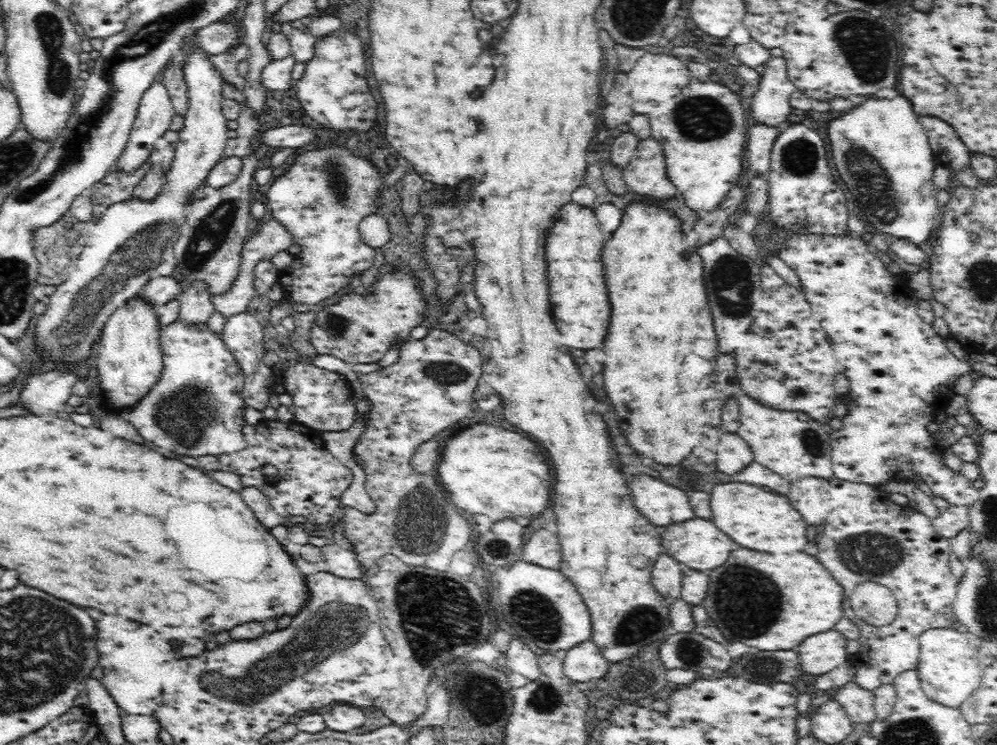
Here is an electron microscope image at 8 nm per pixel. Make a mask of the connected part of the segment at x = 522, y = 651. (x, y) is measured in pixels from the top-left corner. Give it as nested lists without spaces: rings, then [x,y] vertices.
[[[515,638],[510,640],[504,656],[502,666],[512,670],[514,675],[524,676],[526,680],[532,681],[540,674],[536,661],[538,652],[528,643]]]

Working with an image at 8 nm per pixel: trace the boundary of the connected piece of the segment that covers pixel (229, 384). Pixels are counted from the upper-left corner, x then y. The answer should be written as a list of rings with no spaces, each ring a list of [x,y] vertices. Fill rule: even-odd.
[[[174,322],[161,328],[157,334],[161,350],[161,371],[156,384],[138,404],[126,414],[127,421],[136,428],[138,436],[164,450],[176,452],[177,456],[216,456],[224,452],[236,452],[244,448],[240,432],[244,426],[242,401],[235,393],[241,383],[241,372],[237,364],[221,344],[219,335],[212,333],[204,324],[184,328]]]

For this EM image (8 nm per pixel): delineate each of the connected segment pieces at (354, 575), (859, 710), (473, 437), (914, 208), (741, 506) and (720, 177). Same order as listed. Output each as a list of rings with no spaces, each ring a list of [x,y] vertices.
[[[336,543],[320,547],[324,556],[323,569],[340,578],[358,579],[362,574],[362,565],[354,560],[353,554],[345,546]]]
[[[852,680],[834,690],[836,695],[832,700],[836,701],[836,704],[845,712],[850,722],[863,723],[876,718],[870,691],[861,688]]]
[[[470,422],[442,438],[436,476],[442,482],[441,488],[445,494],[448,492],[446,495],[450,496],[454,506],[472,514],[486,514],[489,520],[493,521],[497,518],[512,518],[512,516],[536,516],[545,510],[548,500],[548,482],[551,481],[548,469],[550,466],[544,462],[544,455],[540,454],[539,447],[528,438],[522,438],[519,433],[510,432],[500,426]]]
[[[900,95],[857,106],[834,120],[827,132],[834,166],[850,191],[852,204],[858,210],[856,217],[886,238],[905,239],[920,247],[928,238],[934,238],[938,227],[928,224],[928,232],[924,232],[926,222],[932,220],[932,214],[936,216],[938,209],[937,188],[932,182],[936,157],[929,149],[923,127]]]
[[[741,482],[719,483],[708,493],[709,521],[737,546],[770,554],[793,553],[806,546],[804,523],[787,498],[761,486]]]
[[[690,78],[683,87],[680,86],[674,97],[656,102],[650,112],[646,112],[648,139],[656,140],[660,147],[665,178],[682,195],[686,206],[696,212],[714,208],[722,200],[721,196],[734,187],[738,180],[742,169],[740,160],[746,140],[745,130],[749,126],[742,105],[743,101],[724,84],[710,79]]]

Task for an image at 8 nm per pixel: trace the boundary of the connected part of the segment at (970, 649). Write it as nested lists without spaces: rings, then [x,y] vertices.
[[[937,627],[924,630],[918,638],[915,675],[920,691],[928,700],[956,709],[980,684],[981,668],[976,661],[976,646],[963,635],[962,629]]]

